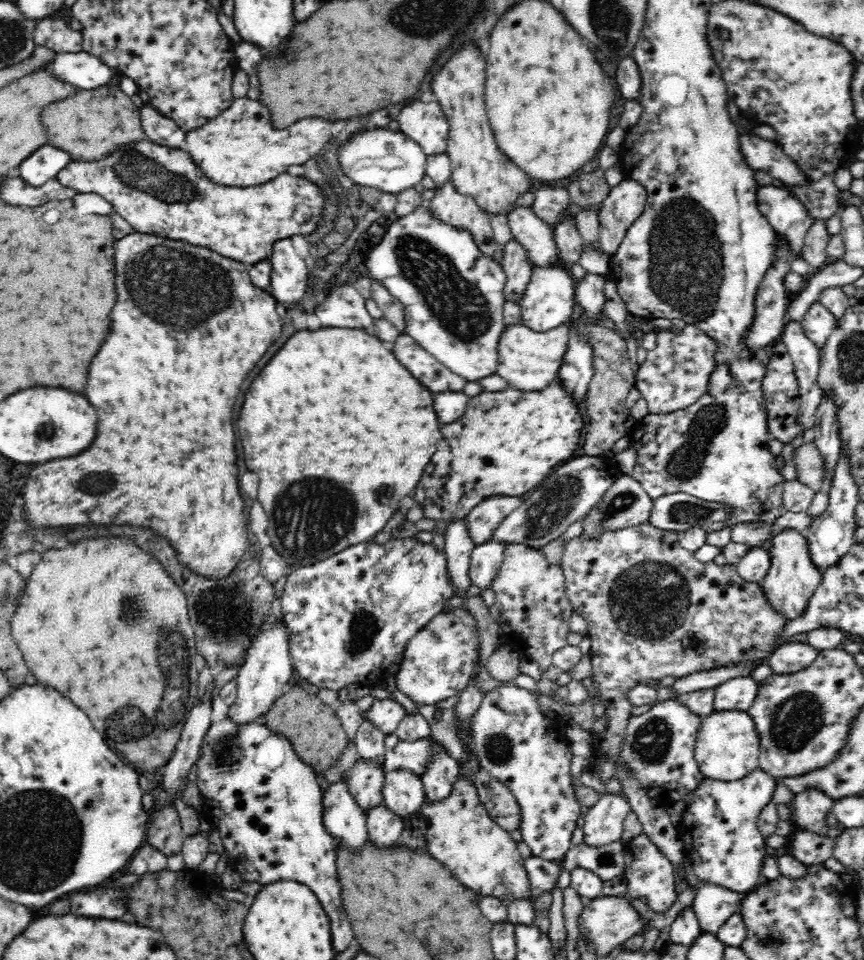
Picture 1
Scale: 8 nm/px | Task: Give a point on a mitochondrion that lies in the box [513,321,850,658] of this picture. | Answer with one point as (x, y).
(643, 596)

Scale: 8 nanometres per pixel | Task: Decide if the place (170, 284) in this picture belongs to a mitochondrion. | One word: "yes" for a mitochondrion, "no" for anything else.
yes

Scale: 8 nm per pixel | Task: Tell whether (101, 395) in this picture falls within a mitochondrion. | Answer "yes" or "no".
no

